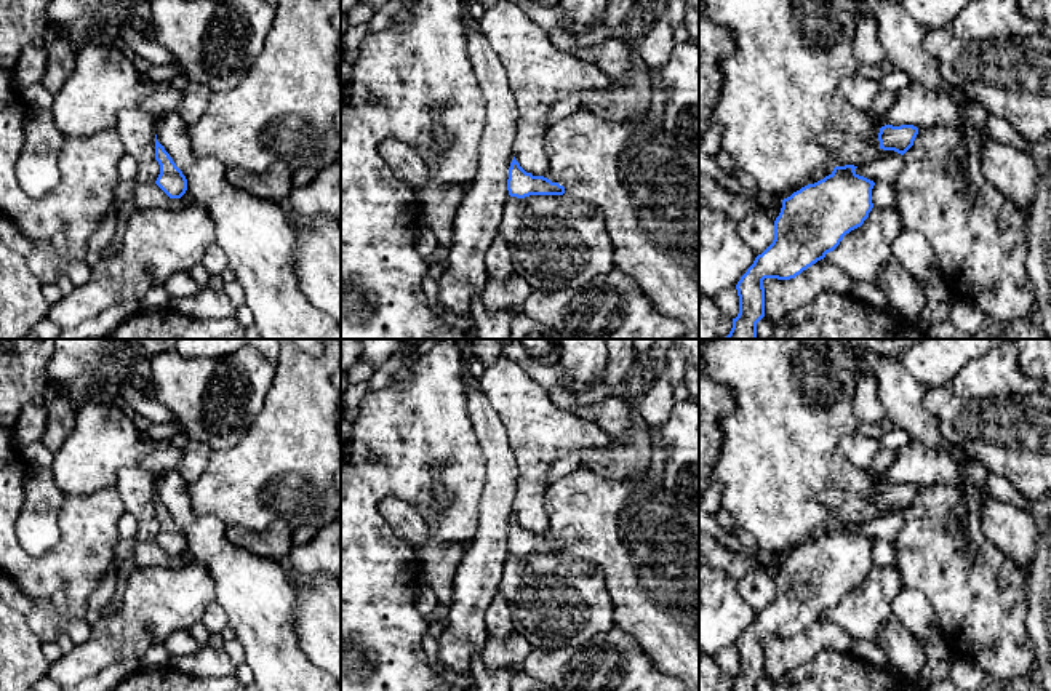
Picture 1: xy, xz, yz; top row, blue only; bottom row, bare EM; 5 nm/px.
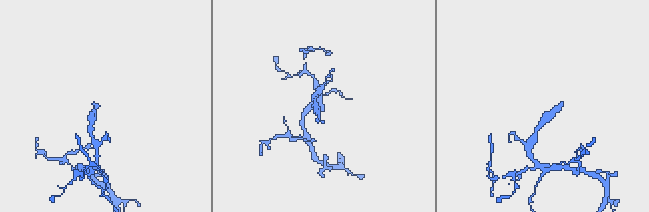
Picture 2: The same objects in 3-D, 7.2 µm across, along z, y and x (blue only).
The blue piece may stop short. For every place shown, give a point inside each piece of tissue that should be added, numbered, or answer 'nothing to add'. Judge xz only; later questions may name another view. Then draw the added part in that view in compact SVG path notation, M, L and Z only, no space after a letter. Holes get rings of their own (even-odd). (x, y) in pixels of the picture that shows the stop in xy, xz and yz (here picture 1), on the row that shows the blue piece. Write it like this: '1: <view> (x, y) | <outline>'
1: xz (647, 184) | M582 107L547 128L545 155L549 171L544 178L563 186L566 197L603 210L614 267L640 286L661 315L683 325L681 339L699 339L699 158L678 144L661 120L646 115L608 122Z

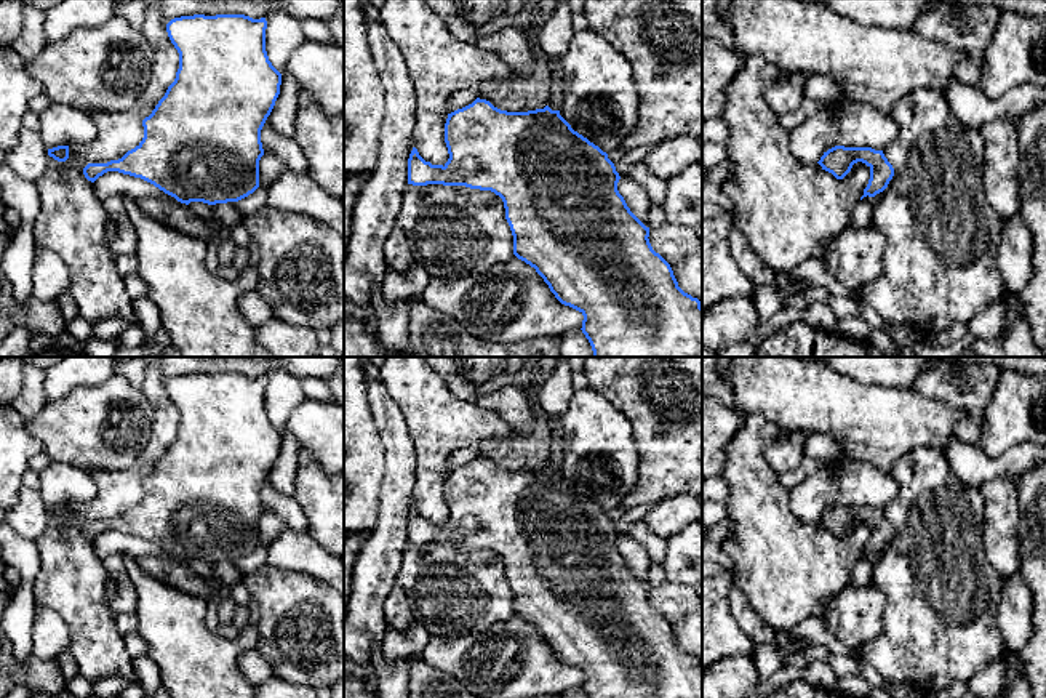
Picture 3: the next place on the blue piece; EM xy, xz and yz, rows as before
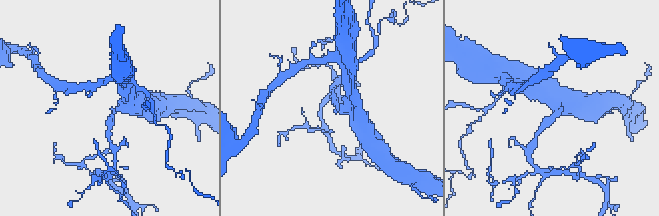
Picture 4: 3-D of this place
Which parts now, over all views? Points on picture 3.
nothing to add

